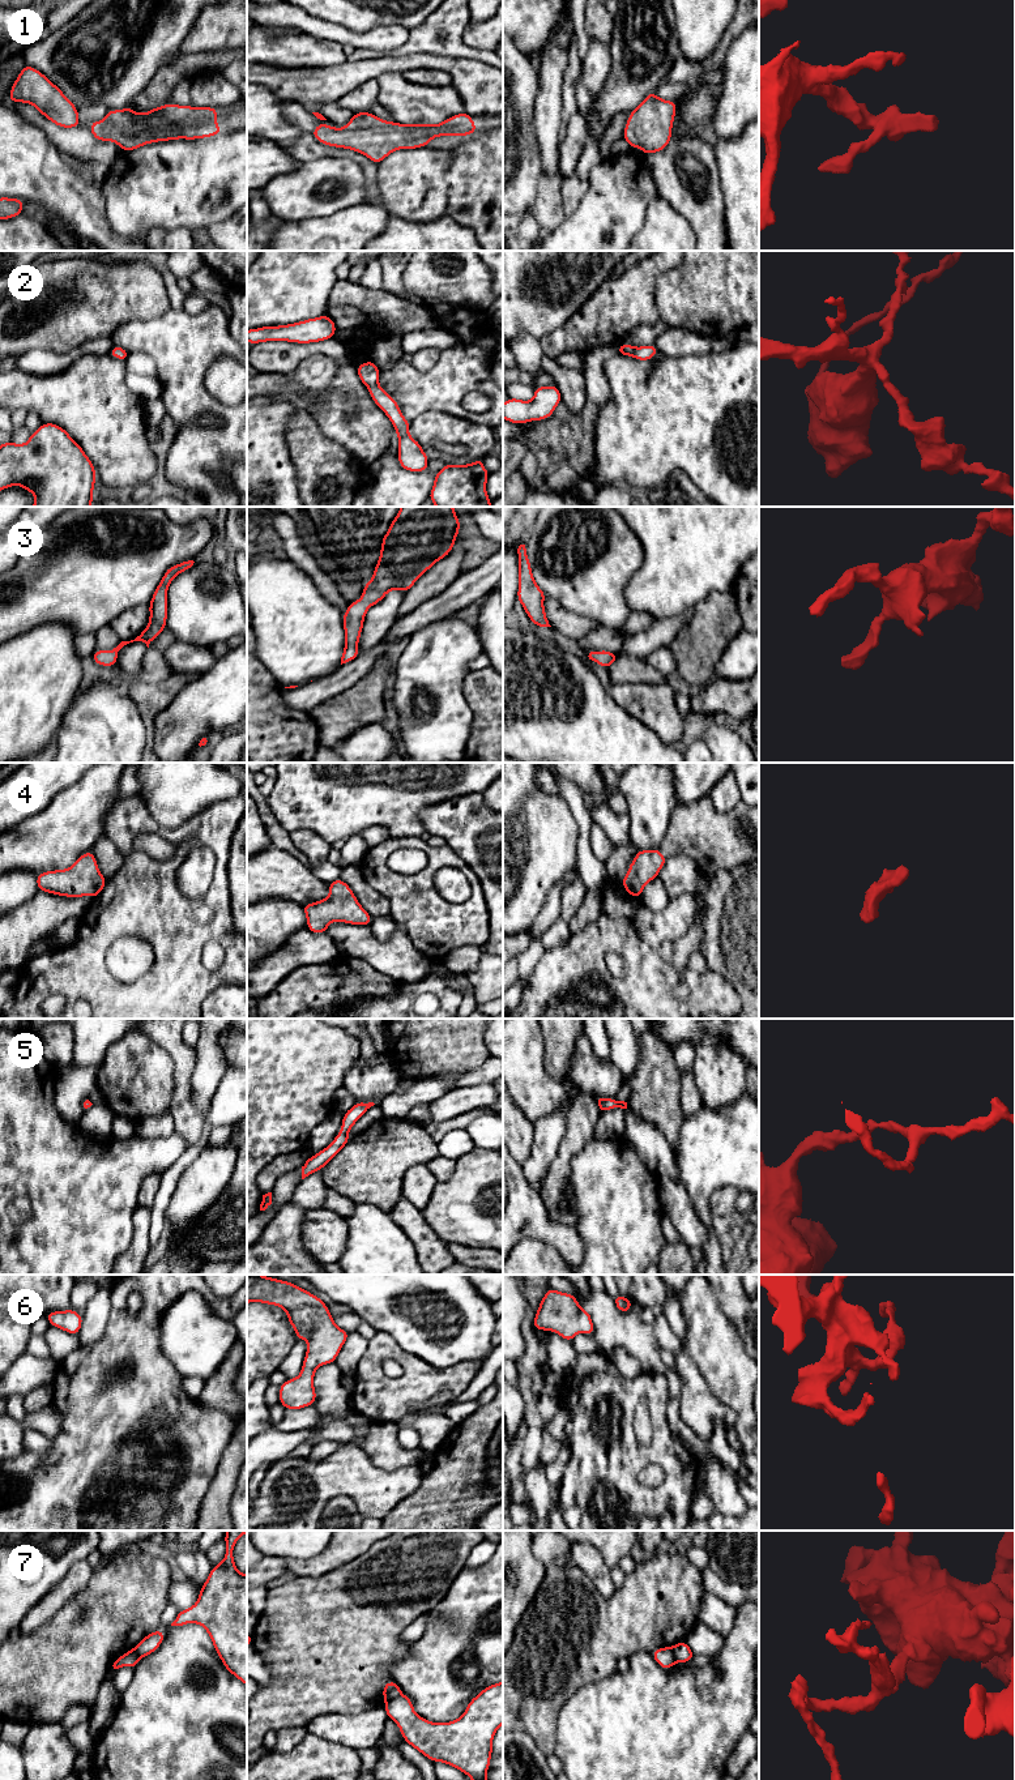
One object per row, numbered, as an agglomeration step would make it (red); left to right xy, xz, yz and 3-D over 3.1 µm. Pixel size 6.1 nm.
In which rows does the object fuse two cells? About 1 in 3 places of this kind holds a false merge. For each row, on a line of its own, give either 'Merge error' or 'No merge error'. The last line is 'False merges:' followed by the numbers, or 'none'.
1: No merge error
2: No merge error
3: No merge error
4: No merge error
5: No merge error
6: No merge error
7: Merge error
False merges: 7

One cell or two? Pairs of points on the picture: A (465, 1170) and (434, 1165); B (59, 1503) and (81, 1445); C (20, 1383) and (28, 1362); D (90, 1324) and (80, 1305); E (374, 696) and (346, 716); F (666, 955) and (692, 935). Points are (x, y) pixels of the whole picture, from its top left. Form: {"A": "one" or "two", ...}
{"A": "two", "B": "one", "C": "one", "D": "two", "E": "one", "F": "two"}

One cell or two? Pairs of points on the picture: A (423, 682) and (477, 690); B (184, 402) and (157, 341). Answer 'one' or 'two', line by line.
A: two
B: one

